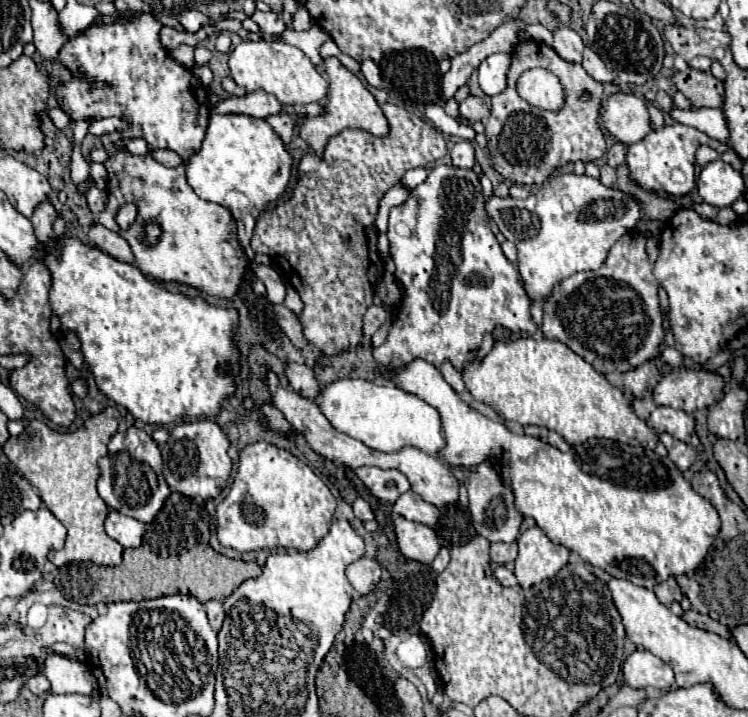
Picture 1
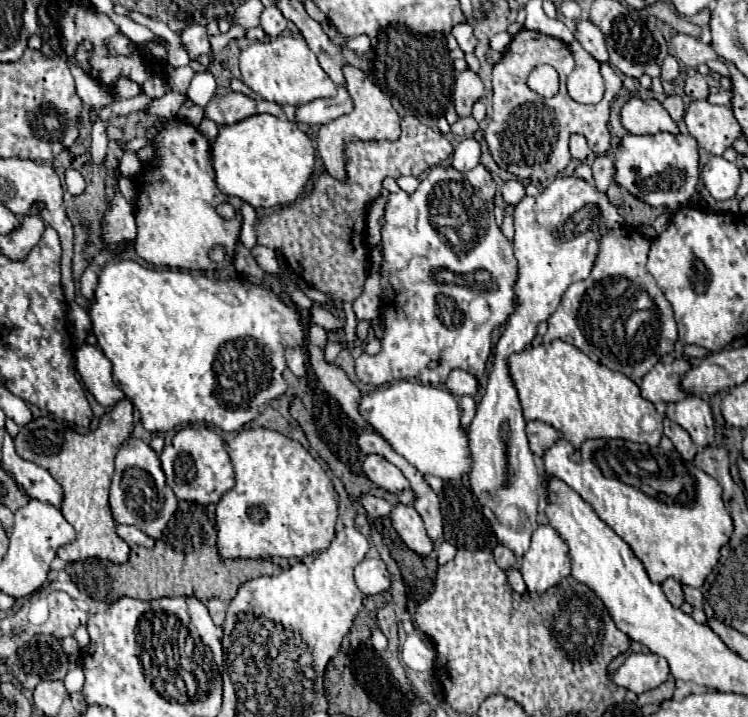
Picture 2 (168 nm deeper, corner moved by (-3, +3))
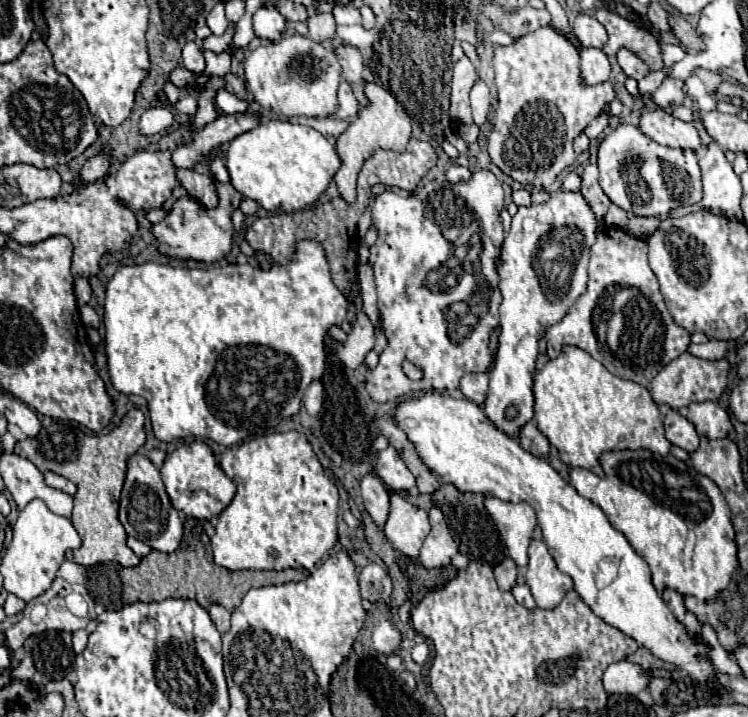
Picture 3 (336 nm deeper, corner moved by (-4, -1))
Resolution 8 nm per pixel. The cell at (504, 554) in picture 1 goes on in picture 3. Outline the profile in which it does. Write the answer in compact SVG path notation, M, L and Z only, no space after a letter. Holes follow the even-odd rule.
M504 558L496 568L494 568L496 582L502 590L510 590L516 584L516 564L512 558Z

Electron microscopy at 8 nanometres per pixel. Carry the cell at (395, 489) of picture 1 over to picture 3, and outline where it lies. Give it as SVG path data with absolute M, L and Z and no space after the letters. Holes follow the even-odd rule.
M390 446L382 452L376 452L374 472L392 490L410 490L414 486L412 472L406 468L406 464L398 456L398 452L394 452L394 448L390 448Z

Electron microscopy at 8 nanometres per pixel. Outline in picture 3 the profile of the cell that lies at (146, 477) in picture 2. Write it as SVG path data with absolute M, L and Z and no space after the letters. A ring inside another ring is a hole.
M134 454L128 458L128 470L126 470L118 516L128 536L134 536L136 540L148 544L158 552L174 552L182 540L180 514L172 506L164 490L160 470L142 454Z

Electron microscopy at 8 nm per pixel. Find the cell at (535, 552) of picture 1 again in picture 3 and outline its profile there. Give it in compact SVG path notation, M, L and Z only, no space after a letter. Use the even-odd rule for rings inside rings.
M532 540L528 556L530 562L526 572L526 584L534 594L536 606L540 608L558 606L564 594L572 590L572 578L556 568L556 562L548 552L544 540Z

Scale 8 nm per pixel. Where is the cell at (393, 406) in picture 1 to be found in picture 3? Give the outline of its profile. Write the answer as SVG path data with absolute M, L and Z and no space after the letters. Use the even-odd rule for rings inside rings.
M422 392L410 400L398 402L394 408L394 422L400 430L406 432L408 440L414 444L420 460L426 464L426 468L440 478L444 484L456 486L460 492L480 492L480 494L492 494L506 502L528 502L538 516L538 526L542 528L544 542L554 556L558 568L572 576L574 590L580 594L580 598L592 608L596 616L600 616L606 624L618 628L626 636L634 638L640 646L648 648L656 658L674 664L678 670L686 672L692 680L704 682L714 680L718 676L718 670L710 656L710 646L702 640L702 636L692 636L682 622L674 618L670 608L664 604L660 594L656 592L652 580L650 580L650 568L648 564L634 552L634 548L628 544L622 532L610 526L604 512L592 504L588 498L582 498L546 460L532 456L526 452L518 440L498 432L490 420L486 420L482 408L466 398L452 398L438 392Z

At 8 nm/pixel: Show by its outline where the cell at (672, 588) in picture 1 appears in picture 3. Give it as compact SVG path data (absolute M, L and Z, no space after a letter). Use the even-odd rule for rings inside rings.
M664 590L664 592L662 592L662 598L664 598L664 602L668 604L668 608L672 610L672 614L682 622L682 620L684 620L684 614L686 614L684 596L678 594L676 590Z

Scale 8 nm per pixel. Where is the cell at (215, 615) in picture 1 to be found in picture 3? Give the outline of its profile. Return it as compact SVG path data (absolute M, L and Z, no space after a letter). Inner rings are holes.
M220 604L210 606L208 612L210 612L210 618L212 618L214 626L218 628L218 632L220 632L220 634L228 632L228 628L230 628L230 612L228 612L224 606L220 606Z

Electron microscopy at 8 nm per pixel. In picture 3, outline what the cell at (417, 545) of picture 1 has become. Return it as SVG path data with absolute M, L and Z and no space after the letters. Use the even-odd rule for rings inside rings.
M392 494L390 502L392 506L384 534L398 552L410 558L418 558L422 542L430 532L426 510L412 506L398 494Z

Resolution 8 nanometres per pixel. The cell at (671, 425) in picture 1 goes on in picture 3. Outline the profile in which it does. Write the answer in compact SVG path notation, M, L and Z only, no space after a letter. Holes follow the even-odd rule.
M692 402L686 408L686 418L696 426L698 436L704 436L708 440L726 438L732 430L728 412L714 402Z

